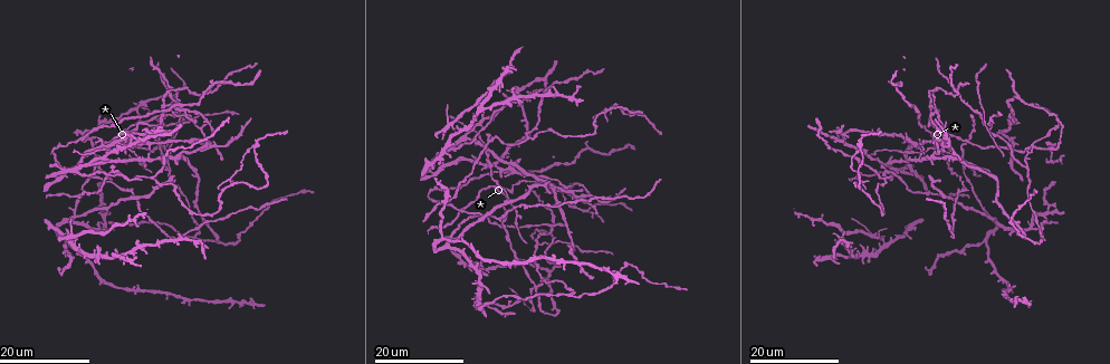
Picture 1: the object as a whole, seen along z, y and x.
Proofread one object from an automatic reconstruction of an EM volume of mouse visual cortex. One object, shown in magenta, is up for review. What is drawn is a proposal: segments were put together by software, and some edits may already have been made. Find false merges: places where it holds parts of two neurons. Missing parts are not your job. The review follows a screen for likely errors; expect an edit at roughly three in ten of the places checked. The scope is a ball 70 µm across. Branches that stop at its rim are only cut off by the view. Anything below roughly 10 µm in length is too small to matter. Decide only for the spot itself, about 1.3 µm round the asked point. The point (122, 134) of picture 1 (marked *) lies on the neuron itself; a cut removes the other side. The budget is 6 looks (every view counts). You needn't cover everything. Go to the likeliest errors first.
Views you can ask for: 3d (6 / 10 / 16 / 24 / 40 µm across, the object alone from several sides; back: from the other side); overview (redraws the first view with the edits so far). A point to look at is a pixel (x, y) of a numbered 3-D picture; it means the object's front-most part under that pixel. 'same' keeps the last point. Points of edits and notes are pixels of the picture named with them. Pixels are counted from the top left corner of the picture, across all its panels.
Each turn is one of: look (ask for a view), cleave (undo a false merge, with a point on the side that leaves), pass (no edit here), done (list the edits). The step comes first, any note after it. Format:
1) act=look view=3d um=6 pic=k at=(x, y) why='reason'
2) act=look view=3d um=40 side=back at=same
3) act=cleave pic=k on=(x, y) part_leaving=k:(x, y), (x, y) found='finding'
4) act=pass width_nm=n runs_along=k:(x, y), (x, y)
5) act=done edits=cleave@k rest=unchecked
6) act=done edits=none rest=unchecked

act=look view=3d um=24 pic=1 at=(884, 179) why='three-way junction'

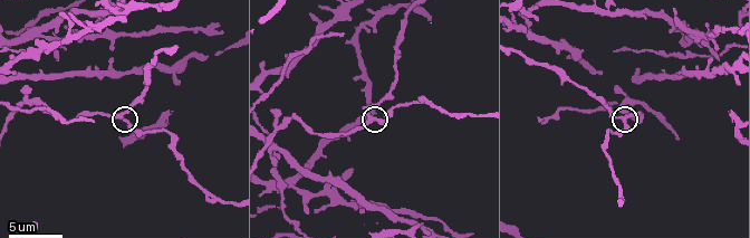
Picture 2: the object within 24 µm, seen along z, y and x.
act=look view=3d um=10 pic=2 at=(372, 117) why='zoom in'

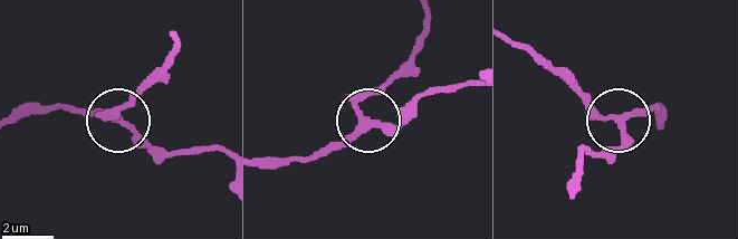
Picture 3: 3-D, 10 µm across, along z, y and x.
act=pass side_arm_um=33 runs_along=3:(658, 123), (658, 111), (600, 115), (564, 80) found='all the same neuron'

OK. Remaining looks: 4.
act=look view=3d um=16 pic=1 at=(539, 241)

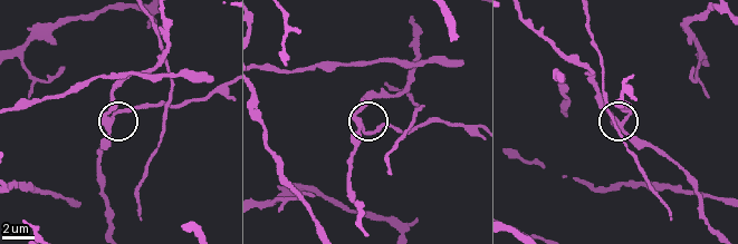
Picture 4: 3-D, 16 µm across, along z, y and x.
act=look view=3d um=6 pic=4 at=(619, 121)

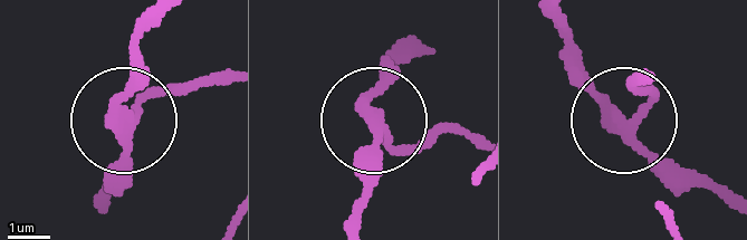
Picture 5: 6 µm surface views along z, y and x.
act=cleave pic=5 on=(169, 89) width_nm=250 found='two neurons meet here'

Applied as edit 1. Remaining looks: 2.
act=look view=3d um=24 pic=1 at=(94, 153) why='three-way junction'

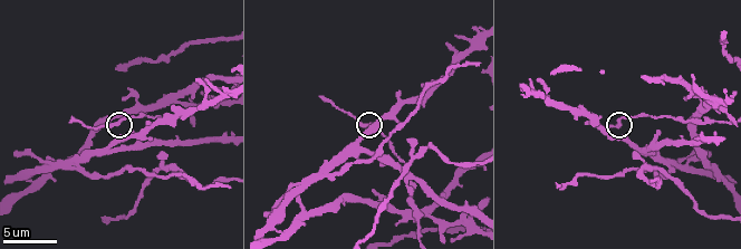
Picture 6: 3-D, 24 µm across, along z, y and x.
act=look view=3d um=10 pic=6 at=(117, 122)

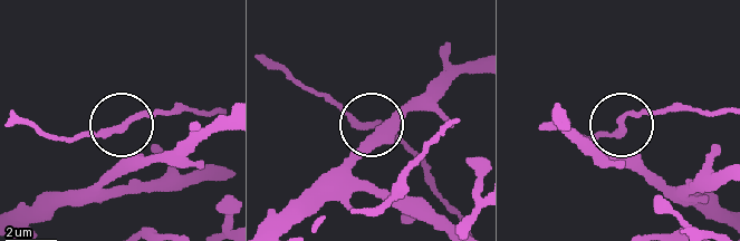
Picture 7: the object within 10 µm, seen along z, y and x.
act=pass runs_along=7:(439, 230), (368, 192), (349, 160), (375, 122), (430, 171) found='all the same neuron'

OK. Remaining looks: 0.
act=done edits=cleave@5 rest=unchecked

